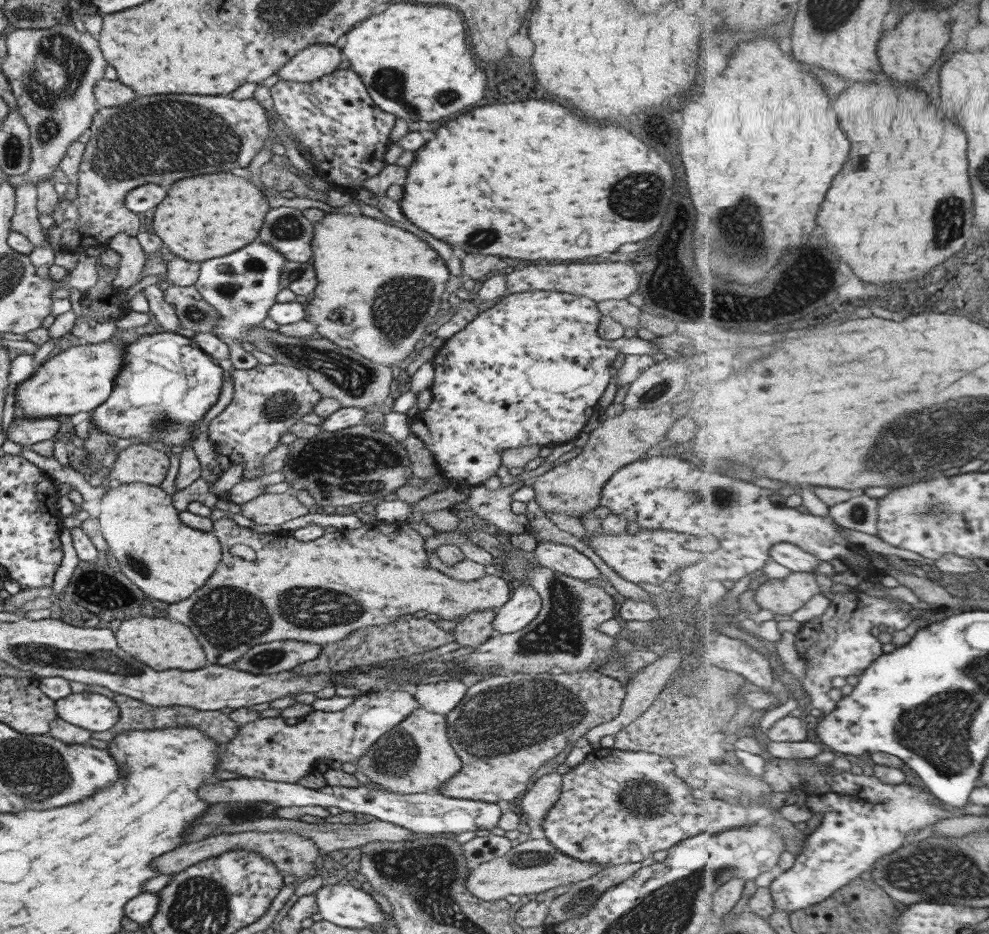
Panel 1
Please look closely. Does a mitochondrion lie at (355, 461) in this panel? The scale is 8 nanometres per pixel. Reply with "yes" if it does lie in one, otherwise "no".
yes

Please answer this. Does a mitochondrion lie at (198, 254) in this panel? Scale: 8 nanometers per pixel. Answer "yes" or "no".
no

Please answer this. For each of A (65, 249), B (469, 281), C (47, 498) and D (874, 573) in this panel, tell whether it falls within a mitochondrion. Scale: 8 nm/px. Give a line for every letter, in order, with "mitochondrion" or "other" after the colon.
A: other
B: other
C: other
D: other

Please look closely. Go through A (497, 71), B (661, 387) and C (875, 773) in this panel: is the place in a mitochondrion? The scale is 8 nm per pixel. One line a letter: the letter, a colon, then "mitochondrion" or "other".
A: other
B: mitochondrion
C: other

